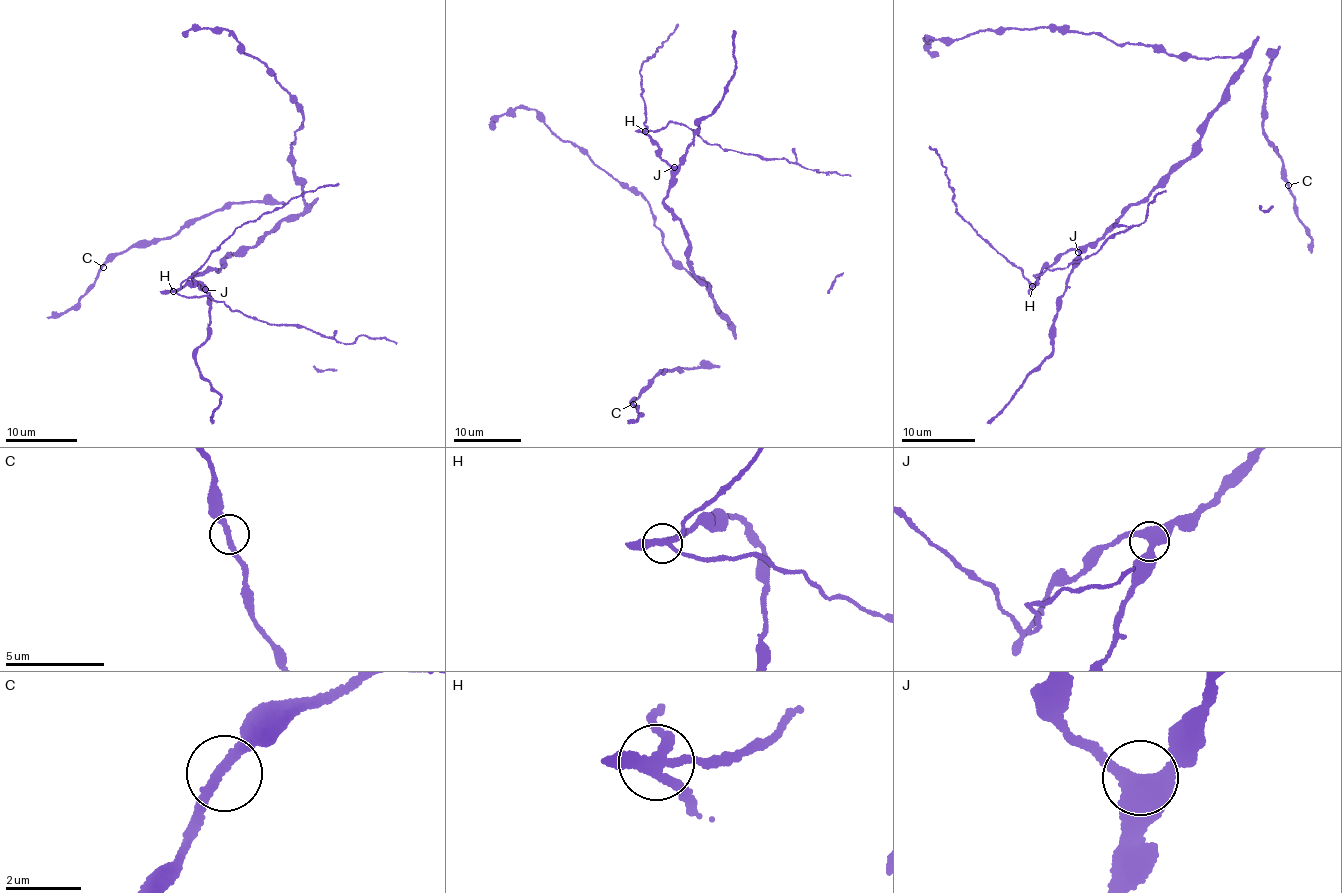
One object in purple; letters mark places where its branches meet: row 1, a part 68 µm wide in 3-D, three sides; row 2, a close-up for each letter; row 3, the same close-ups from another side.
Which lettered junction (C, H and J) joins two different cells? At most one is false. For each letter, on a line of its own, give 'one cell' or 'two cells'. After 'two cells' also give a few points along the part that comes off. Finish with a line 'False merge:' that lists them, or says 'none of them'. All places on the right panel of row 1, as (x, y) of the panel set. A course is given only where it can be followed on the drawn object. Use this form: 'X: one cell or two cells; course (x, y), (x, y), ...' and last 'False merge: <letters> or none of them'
C: one cell
H: two cells
J: one cell
False merge: H

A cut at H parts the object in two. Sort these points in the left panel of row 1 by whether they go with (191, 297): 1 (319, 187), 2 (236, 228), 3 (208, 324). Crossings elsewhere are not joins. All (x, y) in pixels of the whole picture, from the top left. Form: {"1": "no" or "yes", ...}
{"1": "yes", "2": "yes", "3": "no"}

